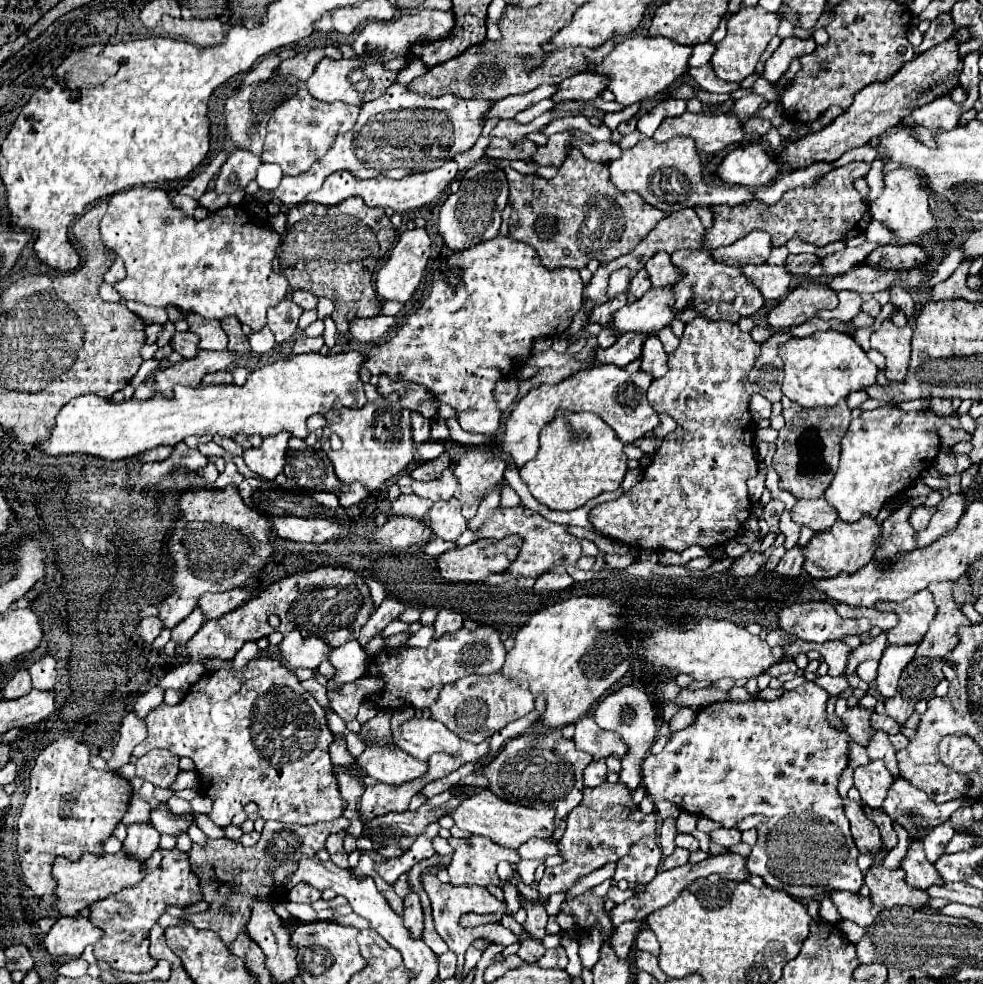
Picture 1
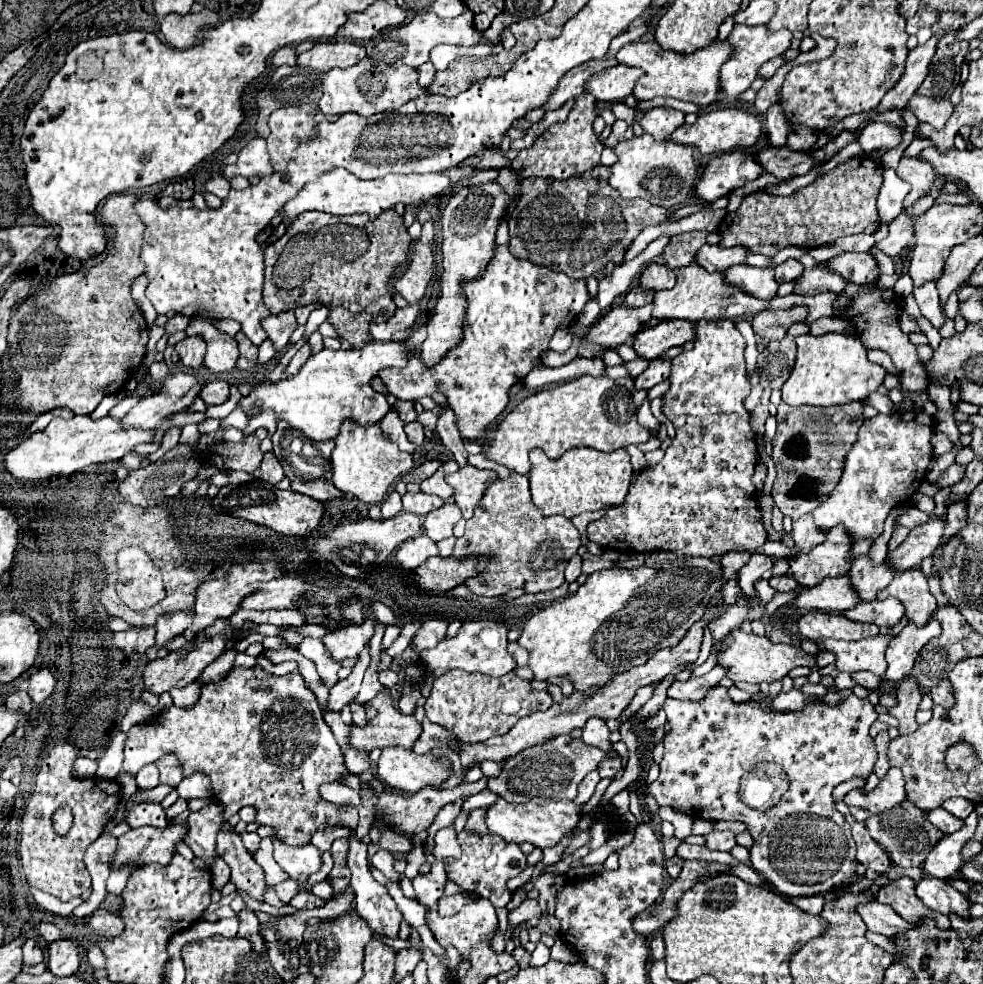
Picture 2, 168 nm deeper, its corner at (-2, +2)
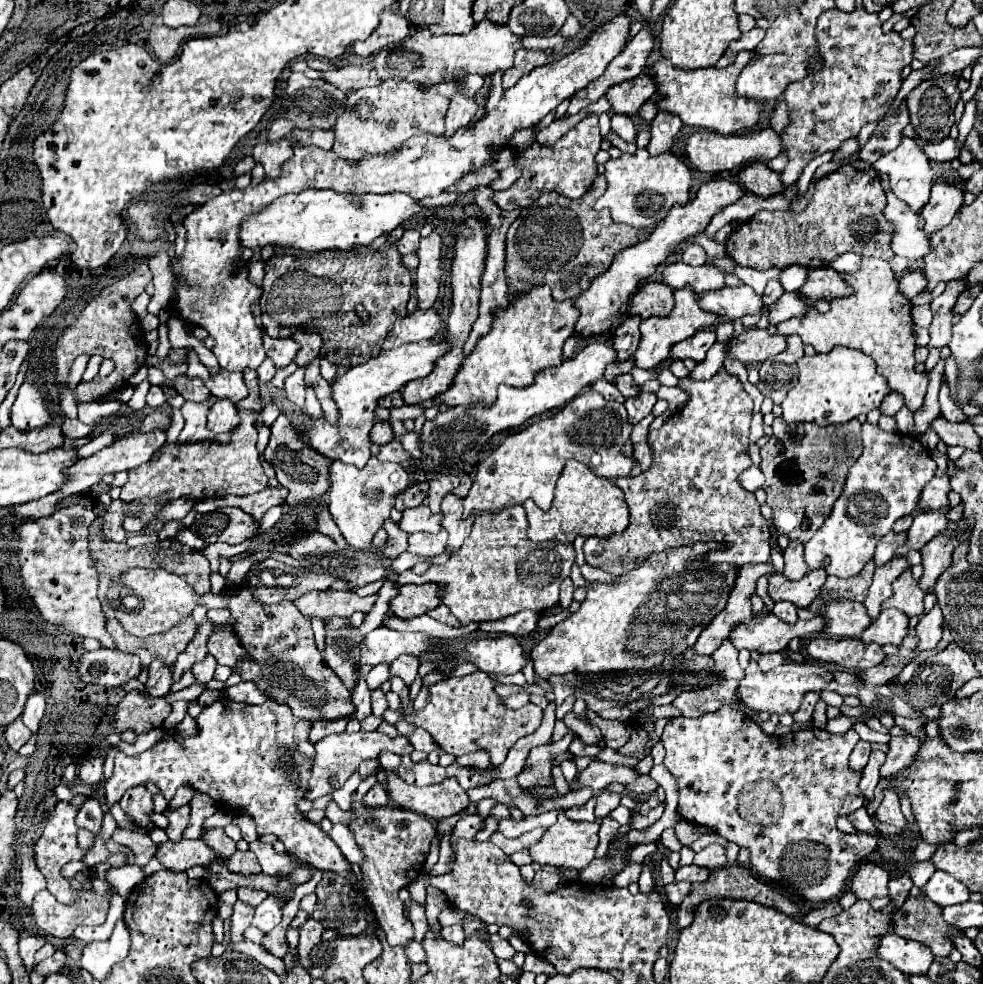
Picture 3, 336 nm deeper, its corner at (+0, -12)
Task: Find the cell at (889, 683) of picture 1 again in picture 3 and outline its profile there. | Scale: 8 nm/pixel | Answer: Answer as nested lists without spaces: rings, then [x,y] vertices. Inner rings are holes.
[[[935,604],[933,610],[919,620],[915,630],[917,630],[917,636],[919,636],[919,646],[917,646],[915,654],[931,650],[939,644],[941,634],[943,634],[943,614],[941,614],[939,604]]]

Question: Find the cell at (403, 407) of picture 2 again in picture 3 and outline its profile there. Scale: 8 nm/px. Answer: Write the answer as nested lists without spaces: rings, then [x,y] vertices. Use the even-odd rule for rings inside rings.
[[[379,422],[379,424],[375,424],[373,428],[371,428],[371,434],[369,434],[369,438],[371,438],[371,442],[375,442],[375,444],[387,444],[389,440],[391,440],[391,426],[387,424],[387,422]]]

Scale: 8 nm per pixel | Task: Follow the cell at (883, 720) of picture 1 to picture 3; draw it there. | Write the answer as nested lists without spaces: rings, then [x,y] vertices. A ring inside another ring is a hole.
[[[859,740],[859,744],[855,746],[855,750],[853,750],[851,756],[849,756],[849,764],[851,764],[851,768],[857,770],[857,772],[861,772],[861,770],[865,768],[867,760],[869,760],[869,754],[871,754],[871,744]]]

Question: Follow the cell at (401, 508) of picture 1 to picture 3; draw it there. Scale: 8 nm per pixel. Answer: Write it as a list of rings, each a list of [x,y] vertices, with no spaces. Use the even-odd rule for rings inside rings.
[[[421,504],[417,508],[407,508],[403,512],[399,526],[407,534],[415,534],[415,532],[435,534],[441,530],[441,514],[435,514],[425,504]]]

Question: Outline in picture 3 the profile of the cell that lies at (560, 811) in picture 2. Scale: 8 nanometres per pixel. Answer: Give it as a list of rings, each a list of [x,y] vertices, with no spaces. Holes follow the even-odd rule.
[[[559,812],[557,822],[543,834],[543,838],[537,844],[529,848],[531,858],[539,864],[583,870],[595,860],[595,850],[599,844],[599,826],[599,822],[573,822],[565,816],[565,812]]]

